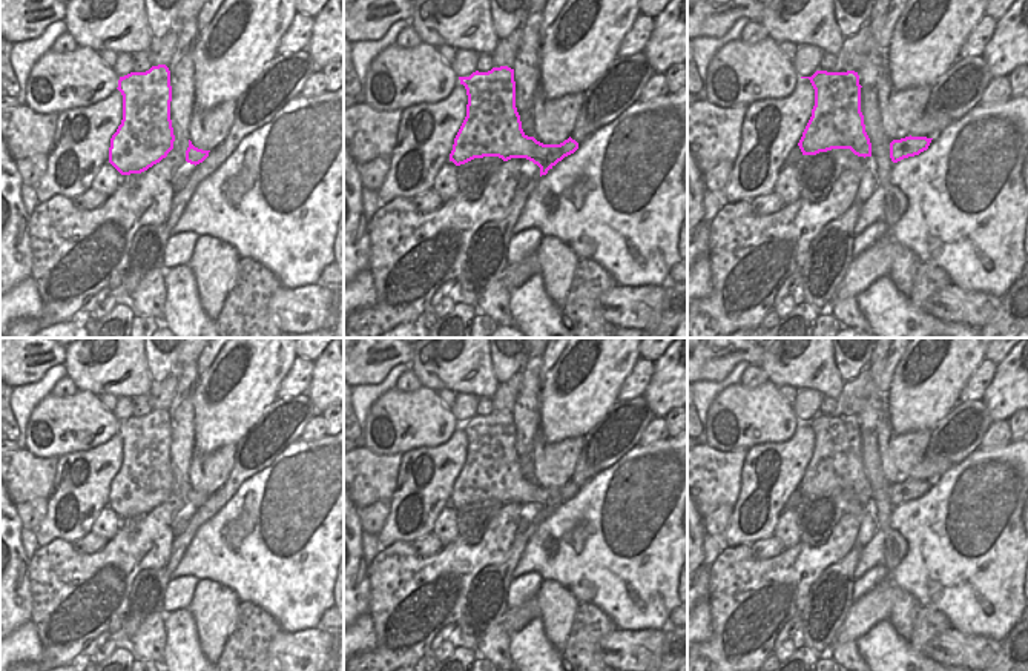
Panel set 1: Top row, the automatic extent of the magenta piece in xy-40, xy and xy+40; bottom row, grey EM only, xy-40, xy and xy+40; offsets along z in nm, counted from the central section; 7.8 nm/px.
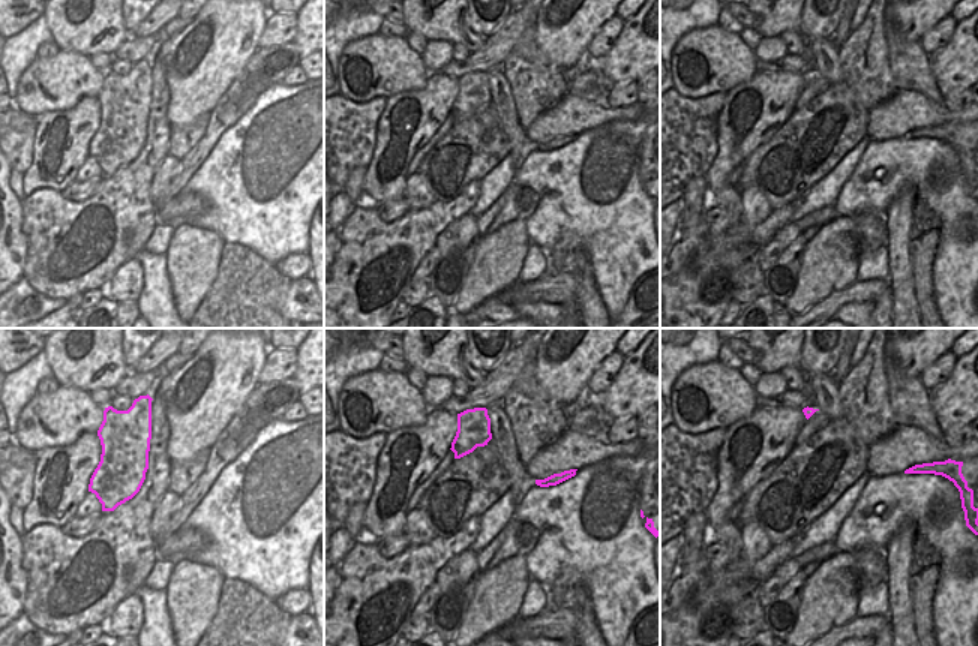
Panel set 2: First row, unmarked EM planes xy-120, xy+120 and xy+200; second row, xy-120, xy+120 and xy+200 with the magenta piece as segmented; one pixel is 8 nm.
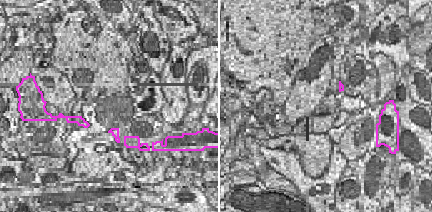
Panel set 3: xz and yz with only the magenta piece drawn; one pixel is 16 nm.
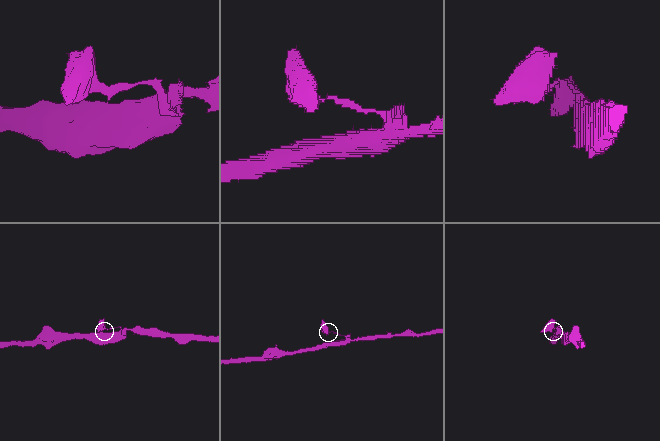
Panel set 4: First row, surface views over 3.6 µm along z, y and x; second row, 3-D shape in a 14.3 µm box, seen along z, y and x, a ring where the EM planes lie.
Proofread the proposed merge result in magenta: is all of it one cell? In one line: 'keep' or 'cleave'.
keep

